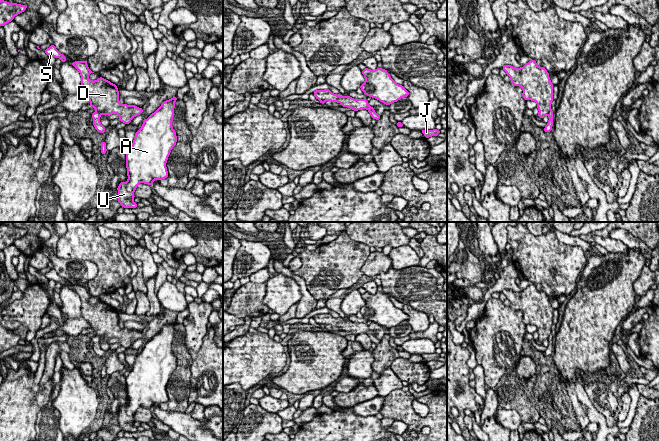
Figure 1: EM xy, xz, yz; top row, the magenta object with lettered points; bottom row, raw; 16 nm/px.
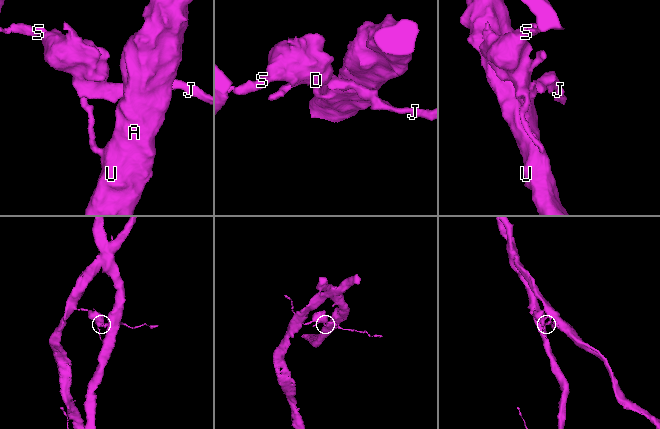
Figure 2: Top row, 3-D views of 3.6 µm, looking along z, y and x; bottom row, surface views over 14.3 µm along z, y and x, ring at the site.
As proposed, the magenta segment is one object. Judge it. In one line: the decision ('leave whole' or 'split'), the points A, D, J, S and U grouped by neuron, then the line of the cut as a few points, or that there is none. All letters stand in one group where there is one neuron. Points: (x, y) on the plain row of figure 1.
split; groups A U / D J S; cut xy (96, 334), (100, 337)

